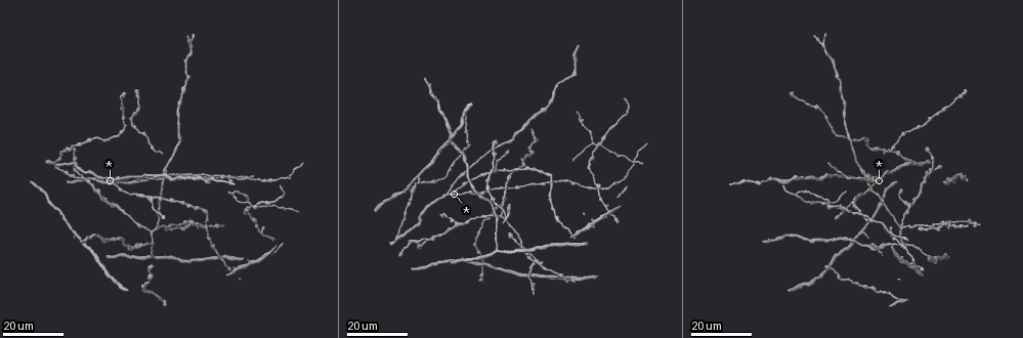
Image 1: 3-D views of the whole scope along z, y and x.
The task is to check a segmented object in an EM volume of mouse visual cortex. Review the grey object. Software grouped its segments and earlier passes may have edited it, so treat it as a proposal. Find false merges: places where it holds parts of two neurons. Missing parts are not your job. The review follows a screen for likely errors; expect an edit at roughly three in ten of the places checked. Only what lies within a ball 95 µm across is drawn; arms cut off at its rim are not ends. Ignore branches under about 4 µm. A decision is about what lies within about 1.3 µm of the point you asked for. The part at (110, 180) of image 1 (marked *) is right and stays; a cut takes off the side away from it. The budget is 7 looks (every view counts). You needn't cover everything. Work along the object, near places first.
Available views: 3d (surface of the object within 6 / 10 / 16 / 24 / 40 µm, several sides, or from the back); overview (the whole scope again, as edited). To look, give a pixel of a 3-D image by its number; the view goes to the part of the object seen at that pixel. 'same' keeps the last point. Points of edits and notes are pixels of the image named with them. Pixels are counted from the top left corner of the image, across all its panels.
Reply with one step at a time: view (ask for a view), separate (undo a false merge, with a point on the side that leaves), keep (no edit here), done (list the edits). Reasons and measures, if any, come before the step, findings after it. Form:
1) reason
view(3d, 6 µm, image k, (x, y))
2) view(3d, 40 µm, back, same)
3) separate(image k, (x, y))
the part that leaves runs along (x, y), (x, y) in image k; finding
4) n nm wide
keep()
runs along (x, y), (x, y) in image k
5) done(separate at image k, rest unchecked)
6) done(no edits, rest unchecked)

view(3d, 24 µm, image 1, (152, 197))

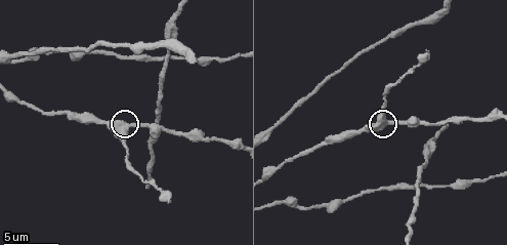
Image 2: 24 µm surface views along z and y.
view(3d, 10 µm, image 2, (128, 126))

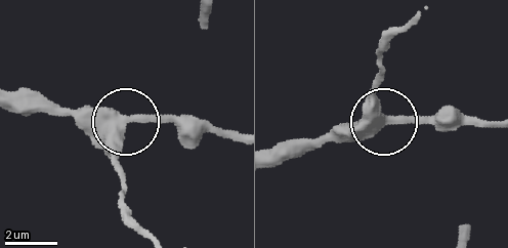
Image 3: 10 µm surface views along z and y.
550 nm wide
keep()
runs along (276, 164), (379, 127), (375, 81) in image 3; one neuron here

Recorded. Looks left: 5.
three-way junction
view(3d, 24 µm, image 1, (497, 252))

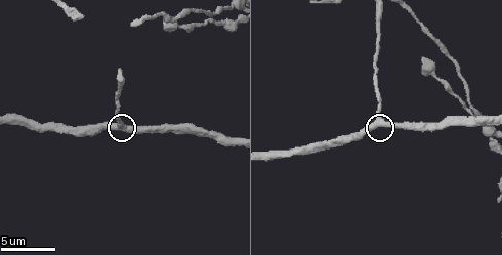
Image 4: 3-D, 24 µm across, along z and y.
view(3d, 6 µm, image 4, (380, 124))

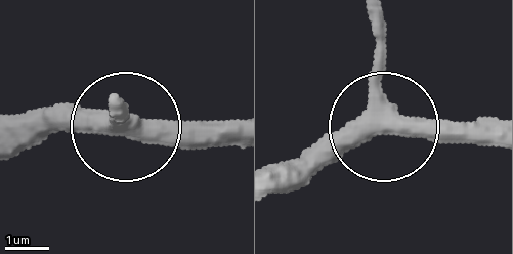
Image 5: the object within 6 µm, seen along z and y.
3 arms
keep()
one neuron here

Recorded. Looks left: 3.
view(3d, 16 µm, image 1, (536, 263))

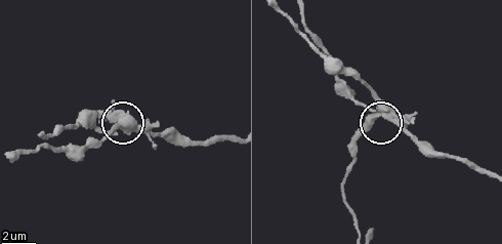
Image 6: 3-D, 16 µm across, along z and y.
view(3d, 10 µm, image 6, (375, 115))

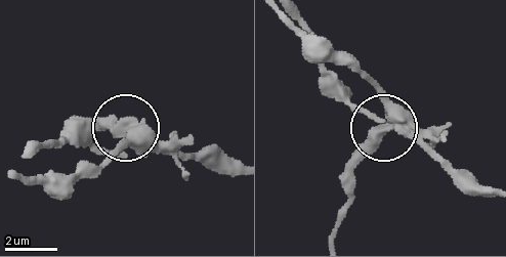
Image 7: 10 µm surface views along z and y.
separate(image 7, (123, 140))
the part that leaves runs along (152, 145), (125, 145), (92, 166), (19, 178) in image 7; a second neuron is stuck on

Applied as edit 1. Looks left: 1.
done(separate at image 7, rest unchecked)

